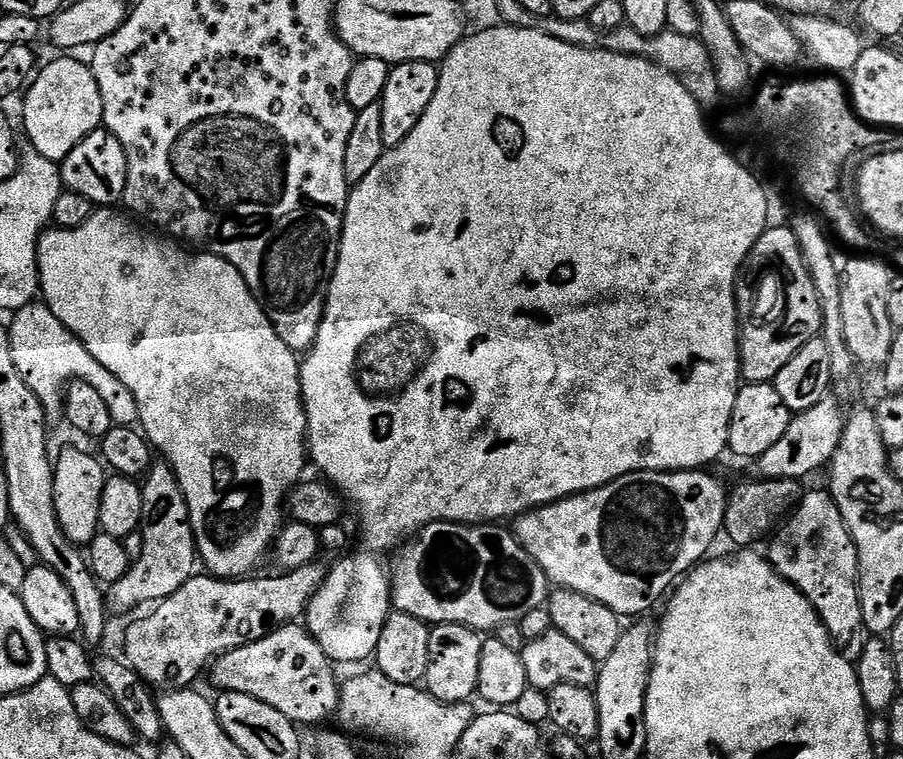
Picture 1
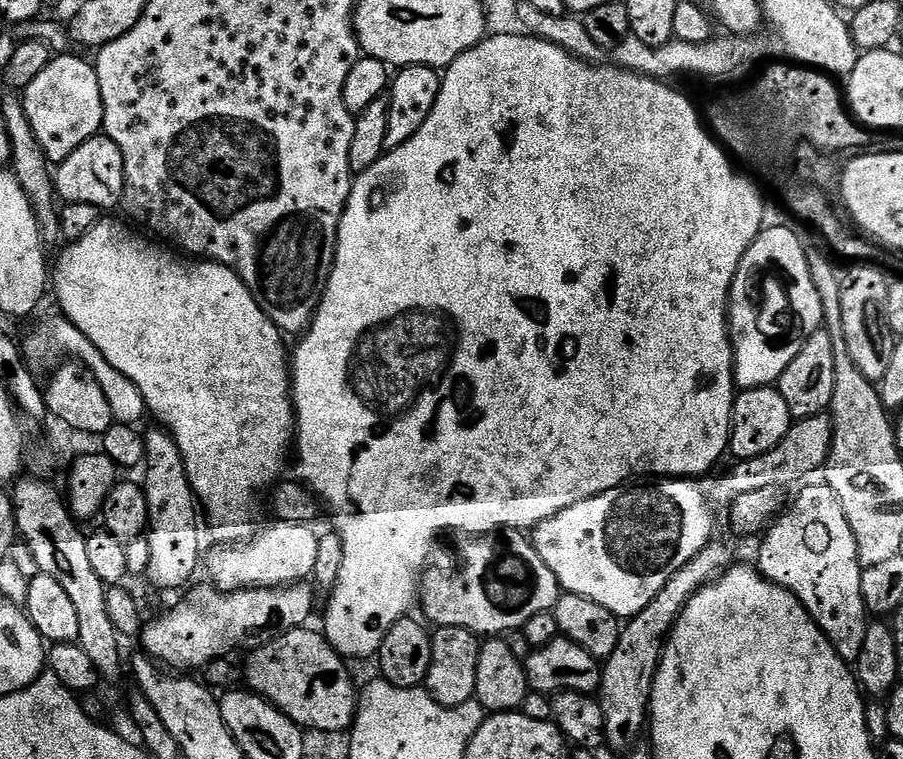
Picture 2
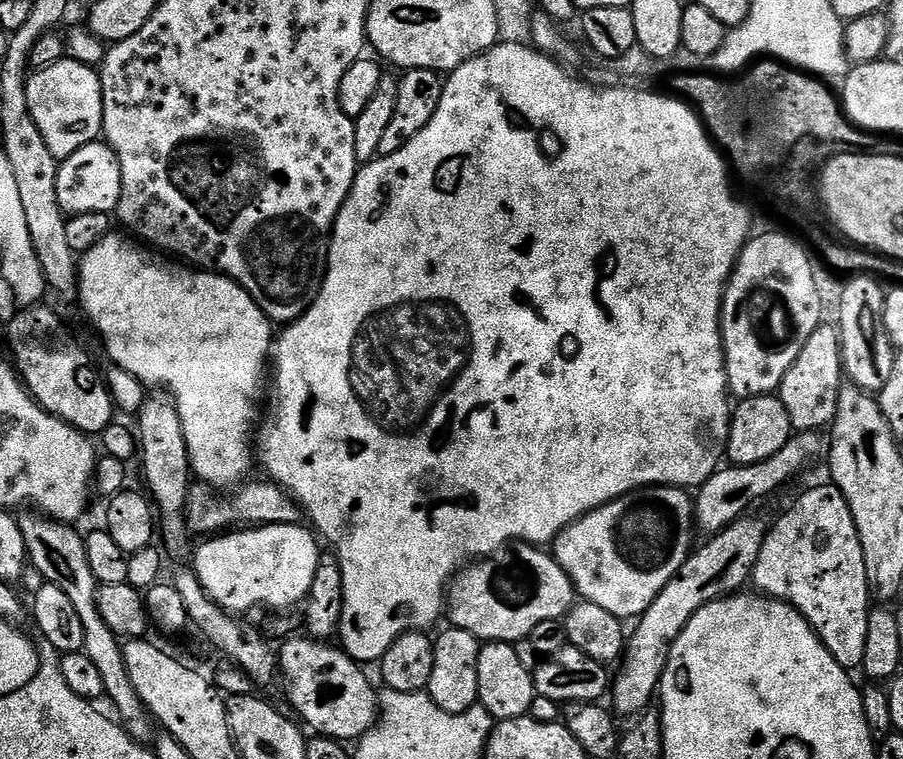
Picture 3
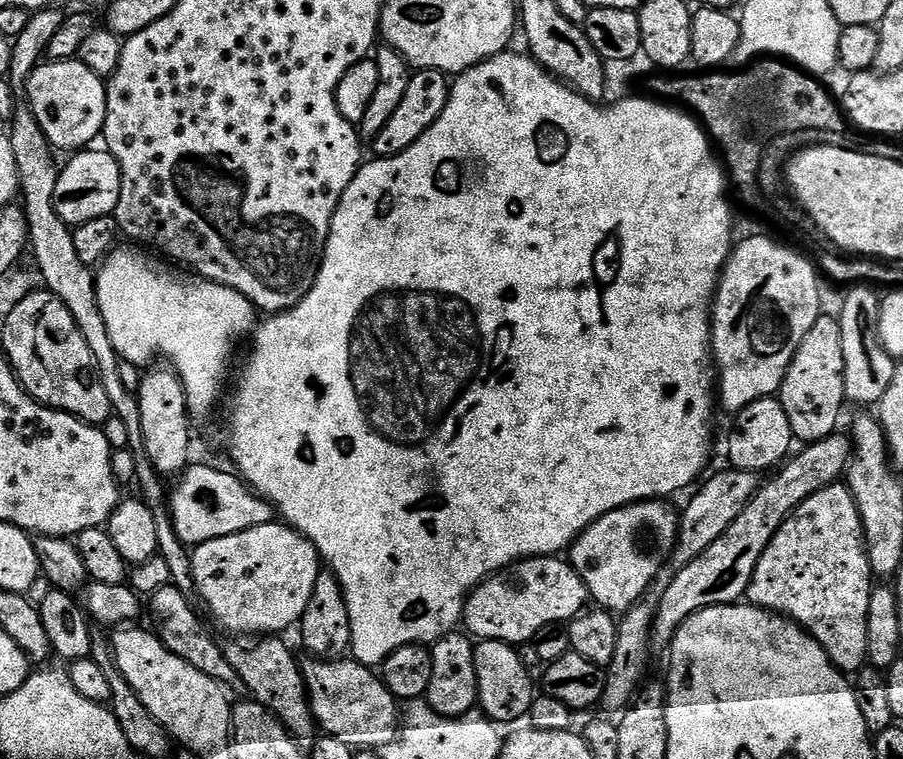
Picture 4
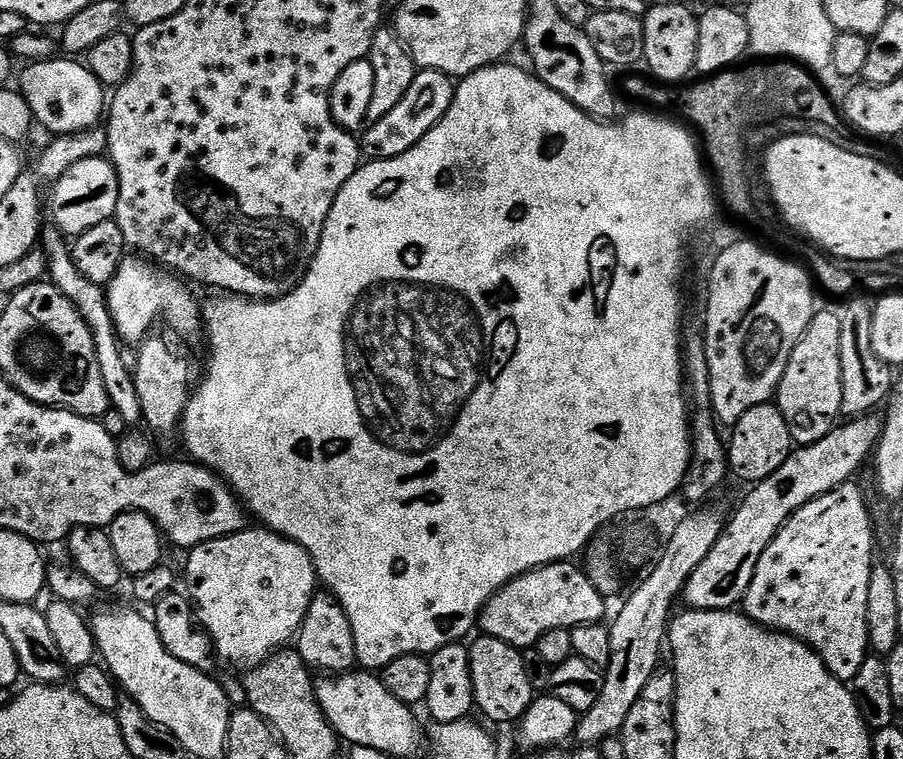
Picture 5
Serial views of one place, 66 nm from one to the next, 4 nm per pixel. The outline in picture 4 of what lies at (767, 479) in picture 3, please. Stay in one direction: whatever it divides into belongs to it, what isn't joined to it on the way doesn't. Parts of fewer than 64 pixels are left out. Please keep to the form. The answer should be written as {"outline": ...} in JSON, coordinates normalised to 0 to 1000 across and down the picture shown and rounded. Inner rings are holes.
{"outline":[[[805,621],[791,623],[784,634],[781,631],[765,650],[765,652],[767,651],[766,660],[759,667],[757,675],[755,669],[751,680],[749,721],[744,725],[742,747],[738,746],[733,750],[726,758],[726,764],[713,779],[713,785],[708,793],[700,797],[685,813],[684,848],[680,851],[680,867],[671,881],[669,892],[668,931],[683,933],[683,935],[697,931],[698,924],[710,900],[710,897],[708,899],[709,874],[713,870],[713,852],[718,848],[718,827],[720,833],[720,823],[726,810],[726,800],[731,796],[733,783],[738,783],[738,772],[742,772],[746,755],[764,746],[764,740],[769,740],[769,735],[776,733],[786,719],[791,719],[791,714],[795,714],[795,709],[800,709],[800,704],[804,704],[804,698],[814,688],[817,677],[822,677],[824,668],[832,661],[835,651],[841,646],[844,632],[838,623]]]}

